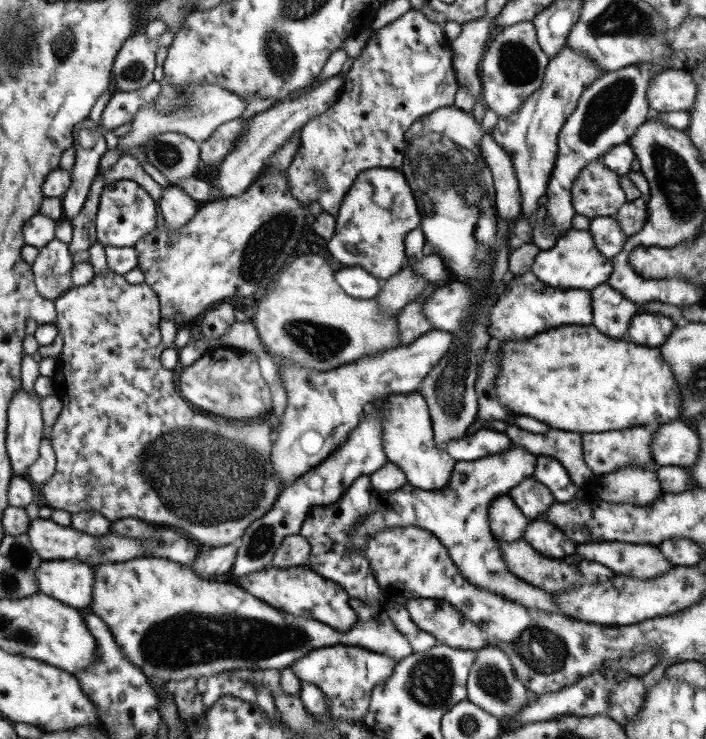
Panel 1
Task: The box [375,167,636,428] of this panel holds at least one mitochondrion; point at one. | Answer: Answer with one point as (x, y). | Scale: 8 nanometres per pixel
(449, 386)

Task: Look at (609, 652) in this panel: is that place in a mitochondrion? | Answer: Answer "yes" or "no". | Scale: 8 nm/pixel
yes

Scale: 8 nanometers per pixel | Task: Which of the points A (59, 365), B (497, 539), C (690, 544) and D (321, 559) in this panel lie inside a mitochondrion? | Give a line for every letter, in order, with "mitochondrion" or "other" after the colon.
A: other
B: other
C: other
D: other

